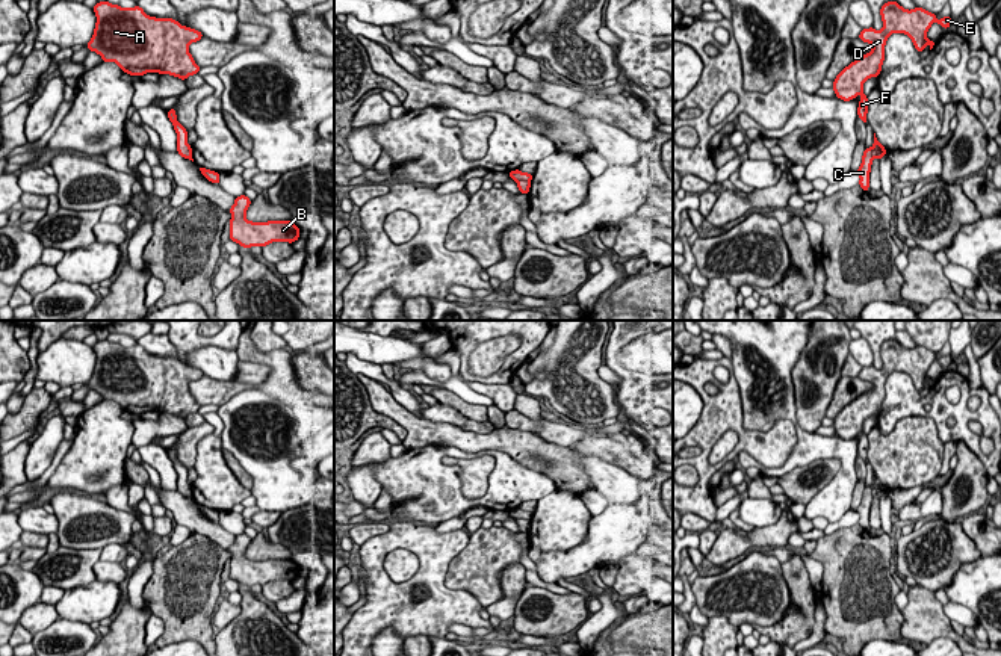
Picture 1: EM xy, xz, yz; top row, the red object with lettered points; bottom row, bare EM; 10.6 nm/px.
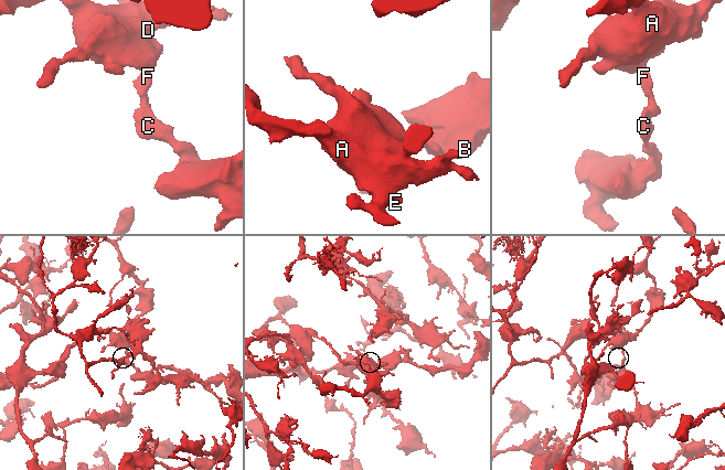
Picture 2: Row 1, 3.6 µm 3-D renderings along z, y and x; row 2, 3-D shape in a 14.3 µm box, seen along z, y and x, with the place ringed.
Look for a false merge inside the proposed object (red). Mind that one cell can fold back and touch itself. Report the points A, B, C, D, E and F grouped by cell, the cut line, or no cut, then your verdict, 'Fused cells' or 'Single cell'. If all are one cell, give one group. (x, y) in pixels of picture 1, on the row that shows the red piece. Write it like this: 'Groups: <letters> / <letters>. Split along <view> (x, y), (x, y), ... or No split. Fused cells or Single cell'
Groups: A D E F / B C. Split along xz (516, 179), (529, 182). Fused cells

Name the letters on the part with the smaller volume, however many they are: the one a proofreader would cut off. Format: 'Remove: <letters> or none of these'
Remove: B, C

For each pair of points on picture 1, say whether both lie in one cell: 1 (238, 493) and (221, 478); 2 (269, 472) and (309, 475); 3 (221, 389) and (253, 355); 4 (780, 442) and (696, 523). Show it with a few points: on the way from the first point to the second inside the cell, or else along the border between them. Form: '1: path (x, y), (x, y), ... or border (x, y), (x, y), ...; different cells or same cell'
1: path (233, 490), (226, 482); same cell
2: path (278, 475), (300, 475); same cell
3: path (242, 386), (265, 386), (274, 377), (274, 366); same cell
4: border (688, 511), (709, 523); different cells

